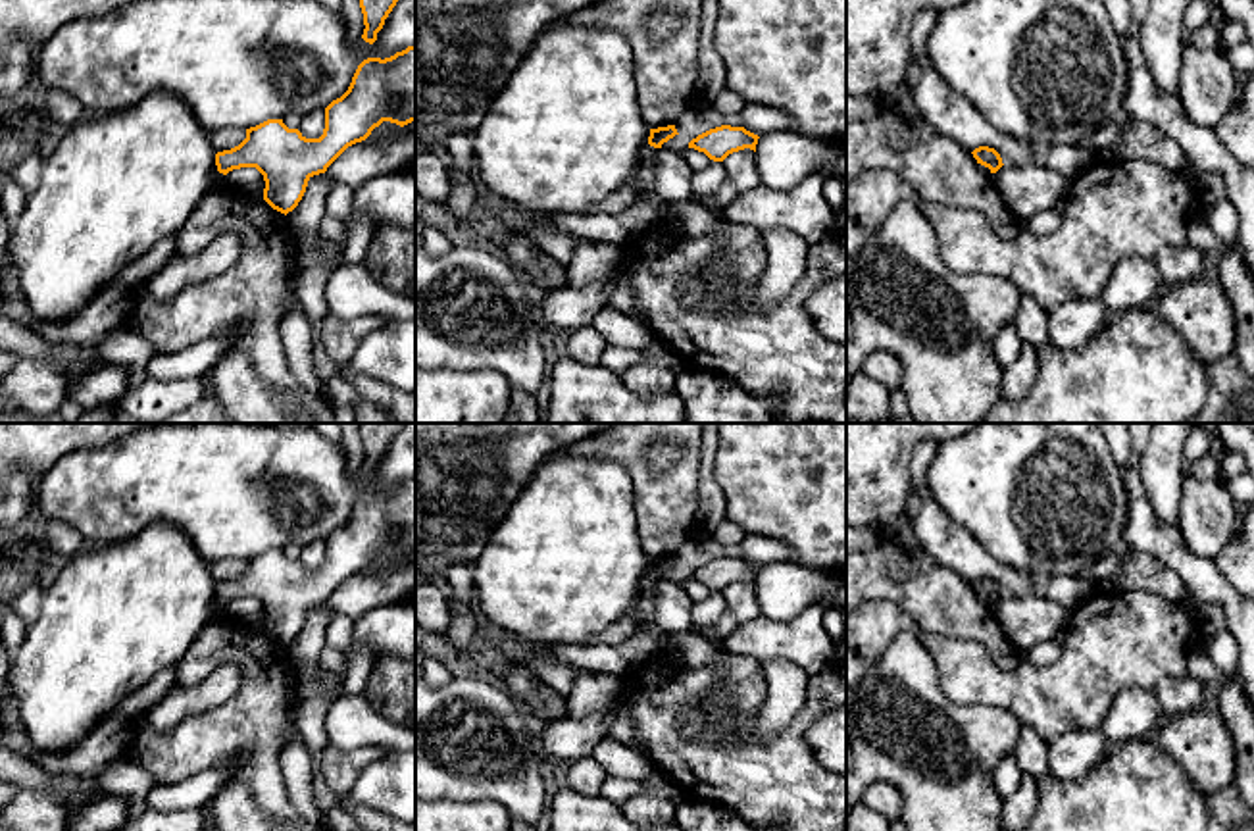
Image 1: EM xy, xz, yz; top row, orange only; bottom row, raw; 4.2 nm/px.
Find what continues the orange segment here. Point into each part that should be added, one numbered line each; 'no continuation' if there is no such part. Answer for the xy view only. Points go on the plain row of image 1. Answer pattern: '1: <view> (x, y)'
no continuation

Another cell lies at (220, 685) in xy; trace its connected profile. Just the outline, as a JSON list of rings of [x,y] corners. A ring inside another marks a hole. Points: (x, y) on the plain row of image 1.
[[[233,662],[219,664],[196,685],[175,687],[165,698],[148,710],[144,719],[158,731],[165,733],[183,719],[213,710],[235,696],[242,683],[242,671]]]

